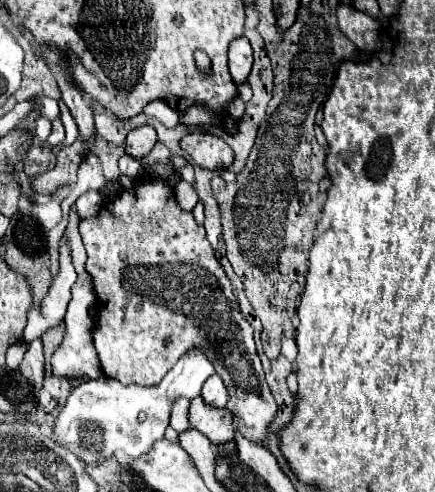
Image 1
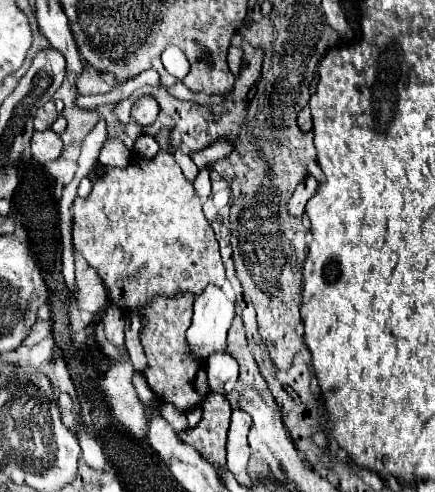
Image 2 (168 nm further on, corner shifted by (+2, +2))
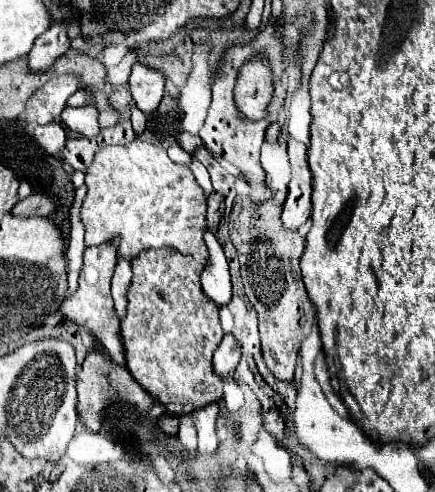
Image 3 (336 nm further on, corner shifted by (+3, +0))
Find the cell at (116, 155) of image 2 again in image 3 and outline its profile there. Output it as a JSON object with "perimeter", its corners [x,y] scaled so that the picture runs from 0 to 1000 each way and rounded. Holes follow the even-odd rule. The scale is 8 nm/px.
{"perimeter":[[[191,213],[191,217],[149,217],[140,230],[145,254],[182,274],[195,278],[218,278],[228,270],[228,250],[223,250],[228,226],[214,213]]]}

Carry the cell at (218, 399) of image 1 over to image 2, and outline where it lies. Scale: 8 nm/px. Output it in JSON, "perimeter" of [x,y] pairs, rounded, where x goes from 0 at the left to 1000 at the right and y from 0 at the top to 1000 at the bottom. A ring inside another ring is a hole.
{"perimeter":[[[497,717],[478,726],[474,742],[474,762],[478,762],[478,787],[492,799],[510,799],[524,807],[547,774],[547,738],[533,722],[524,717]]]}

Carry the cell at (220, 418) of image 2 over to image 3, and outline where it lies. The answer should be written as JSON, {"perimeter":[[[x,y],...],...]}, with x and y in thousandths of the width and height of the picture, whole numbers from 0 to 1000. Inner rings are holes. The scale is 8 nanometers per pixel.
{"perimeter":[[[375,839],[370,852],[361,852],[361,864],[375,880],[384,884],[407,884],[407,848],[402,843],[389,843],[389,839]]]}

